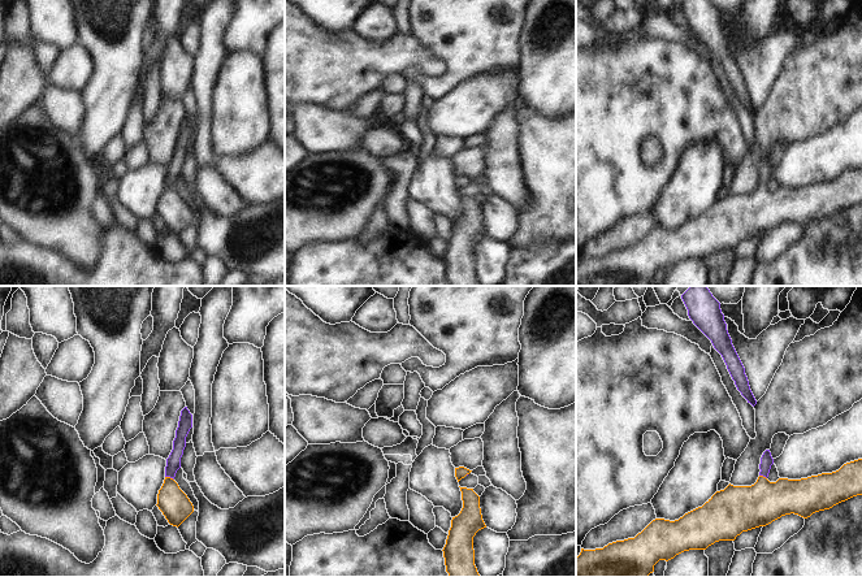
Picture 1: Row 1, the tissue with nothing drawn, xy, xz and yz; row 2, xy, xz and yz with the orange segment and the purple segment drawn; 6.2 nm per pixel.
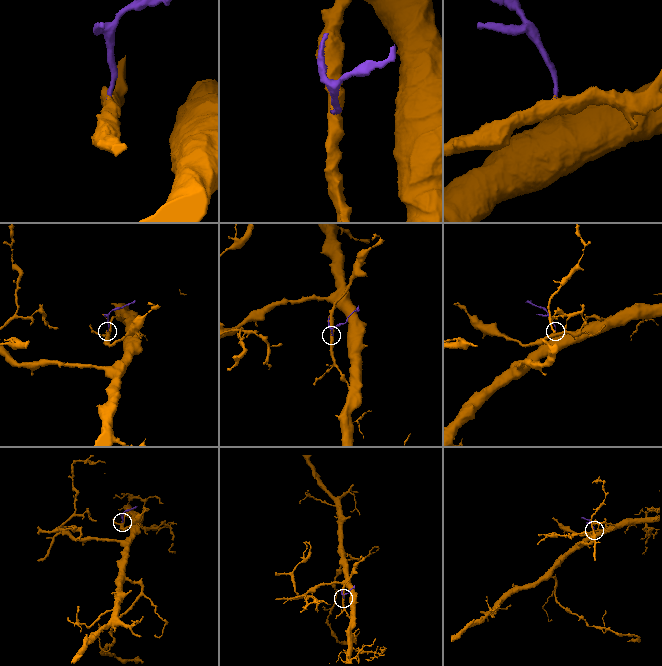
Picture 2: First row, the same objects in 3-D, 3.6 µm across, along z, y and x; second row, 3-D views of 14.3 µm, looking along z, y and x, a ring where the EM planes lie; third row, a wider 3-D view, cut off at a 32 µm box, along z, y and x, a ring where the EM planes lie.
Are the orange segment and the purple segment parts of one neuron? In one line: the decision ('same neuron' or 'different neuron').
same neuron

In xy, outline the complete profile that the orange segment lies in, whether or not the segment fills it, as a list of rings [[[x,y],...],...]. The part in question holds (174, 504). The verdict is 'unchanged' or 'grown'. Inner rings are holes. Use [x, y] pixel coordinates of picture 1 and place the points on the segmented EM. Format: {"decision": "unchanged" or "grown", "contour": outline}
{"decision": "grown", "contour": [[[185,407],[181,411],[173,450],[166,459],[165,480],[157,494],[157,507],[173,526],[179,526],[192,512],[194,506],[187,495],[174,481],[177,470],[181,468],[181,457],[186,447],[186,437],[192,428],[192,415]]]}

